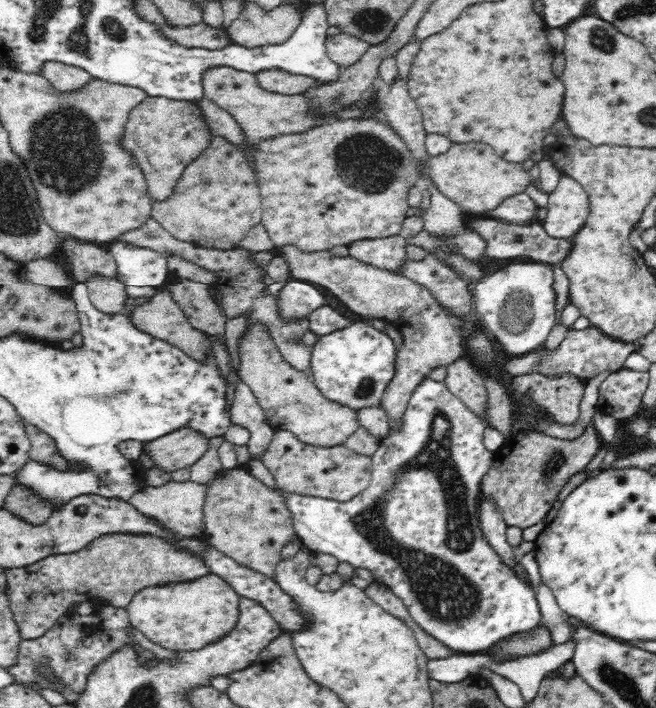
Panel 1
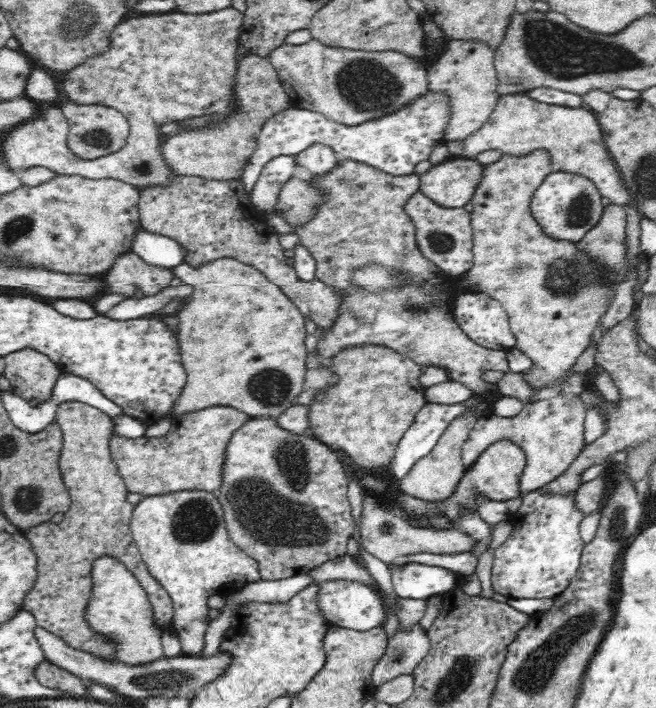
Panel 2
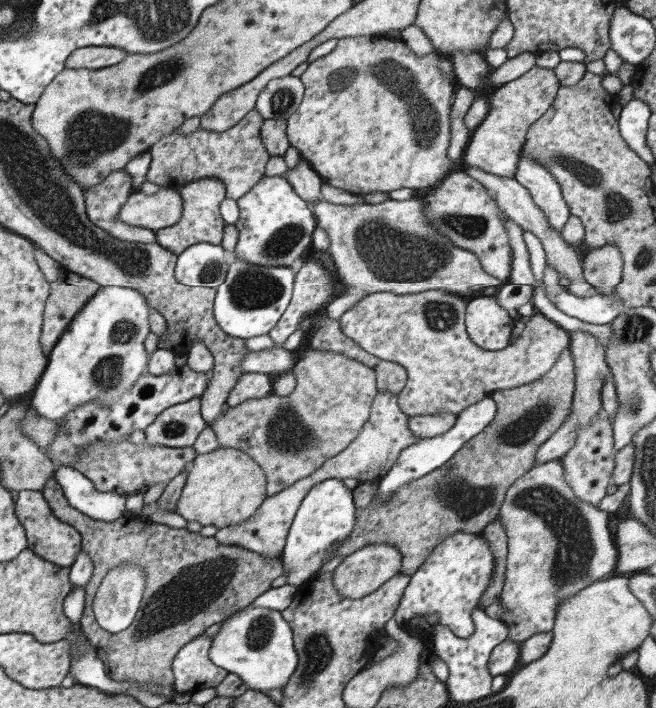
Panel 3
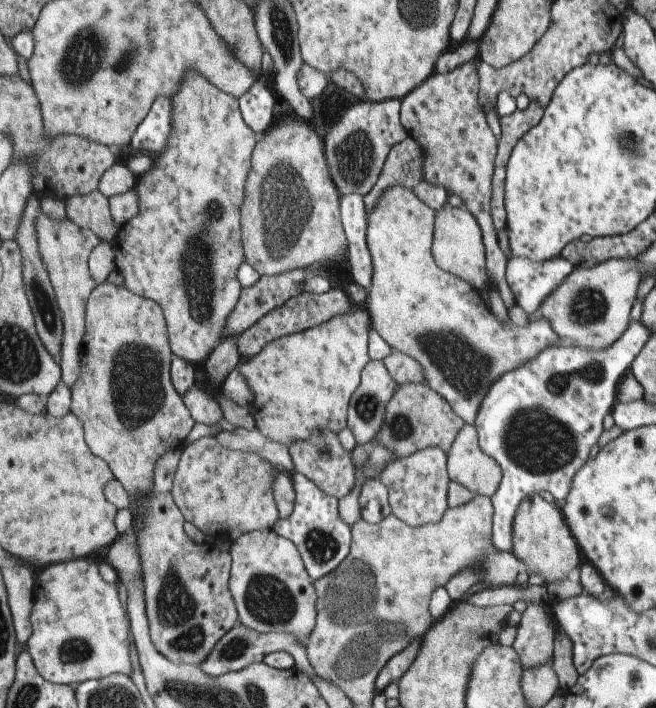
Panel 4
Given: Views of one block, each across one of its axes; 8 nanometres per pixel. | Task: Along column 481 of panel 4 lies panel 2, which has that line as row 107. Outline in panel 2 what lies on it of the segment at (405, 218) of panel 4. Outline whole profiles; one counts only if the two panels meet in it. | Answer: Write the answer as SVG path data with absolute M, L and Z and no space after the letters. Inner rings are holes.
M310 40L306 44L284 44L276 48L268 60L276 68L280 84L296 106L320 112L326 118L348 126L358 126L366 120L400 110L410 104L410 100L422 96L430 86L428 68L422 60L396 50L348 50Z

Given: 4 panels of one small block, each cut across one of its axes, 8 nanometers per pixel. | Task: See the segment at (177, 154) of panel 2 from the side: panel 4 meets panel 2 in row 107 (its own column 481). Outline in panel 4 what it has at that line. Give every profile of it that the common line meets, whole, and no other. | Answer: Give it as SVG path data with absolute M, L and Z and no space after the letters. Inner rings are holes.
M445 202L445 206L435 216L433 232L435 234L433 234L433 244L431 244L431 256L433 256L435 264L441 270L465 280L475 290L487 292L491 282L489 282L489 274L487 274L487 266L485 266L485 246L483 246L481 228L475 222L475 218L471 216L471 212L465 206L451 208Z

